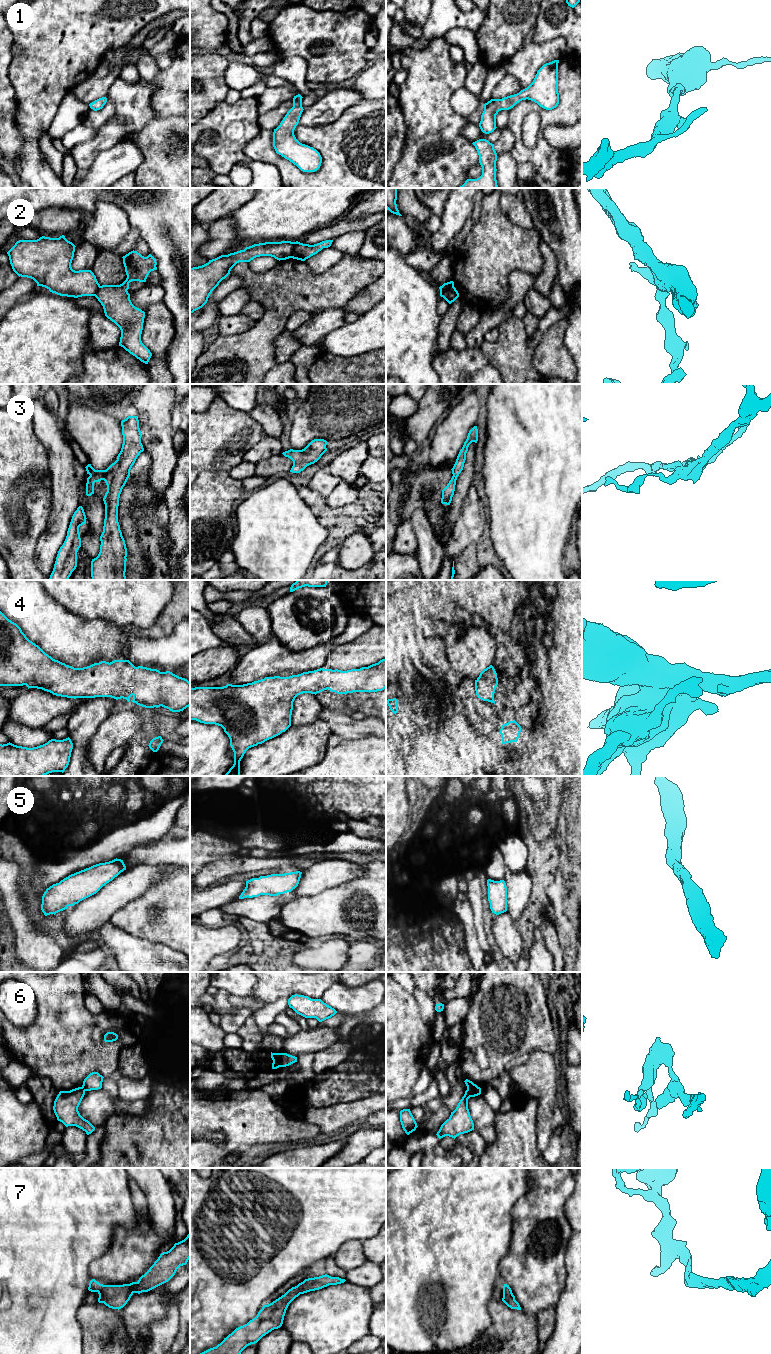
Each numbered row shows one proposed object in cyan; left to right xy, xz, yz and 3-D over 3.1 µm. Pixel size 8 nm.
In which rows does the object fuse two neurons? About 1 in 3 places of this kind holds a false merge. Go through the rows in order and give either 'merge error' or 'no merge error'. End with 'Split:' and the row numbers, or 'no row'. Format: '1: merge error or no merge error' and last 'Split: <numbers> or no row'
1: no merge error
2: merge error
3: no merge error
4: no merge error
5: no merge error
6: merge error
7: no merge error
Split: 2, 6

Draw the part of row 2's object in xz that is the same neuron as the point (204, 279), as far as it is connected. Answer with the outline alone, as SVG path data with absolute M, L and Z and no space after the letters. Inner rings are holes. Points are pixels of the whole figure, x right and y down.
M265 242L254 244L228 255L221 255L208 263L190 268L190 313L202 308L212 291L239 262L250 262L256 257L271 256L277 260L292 258L295 242Z

